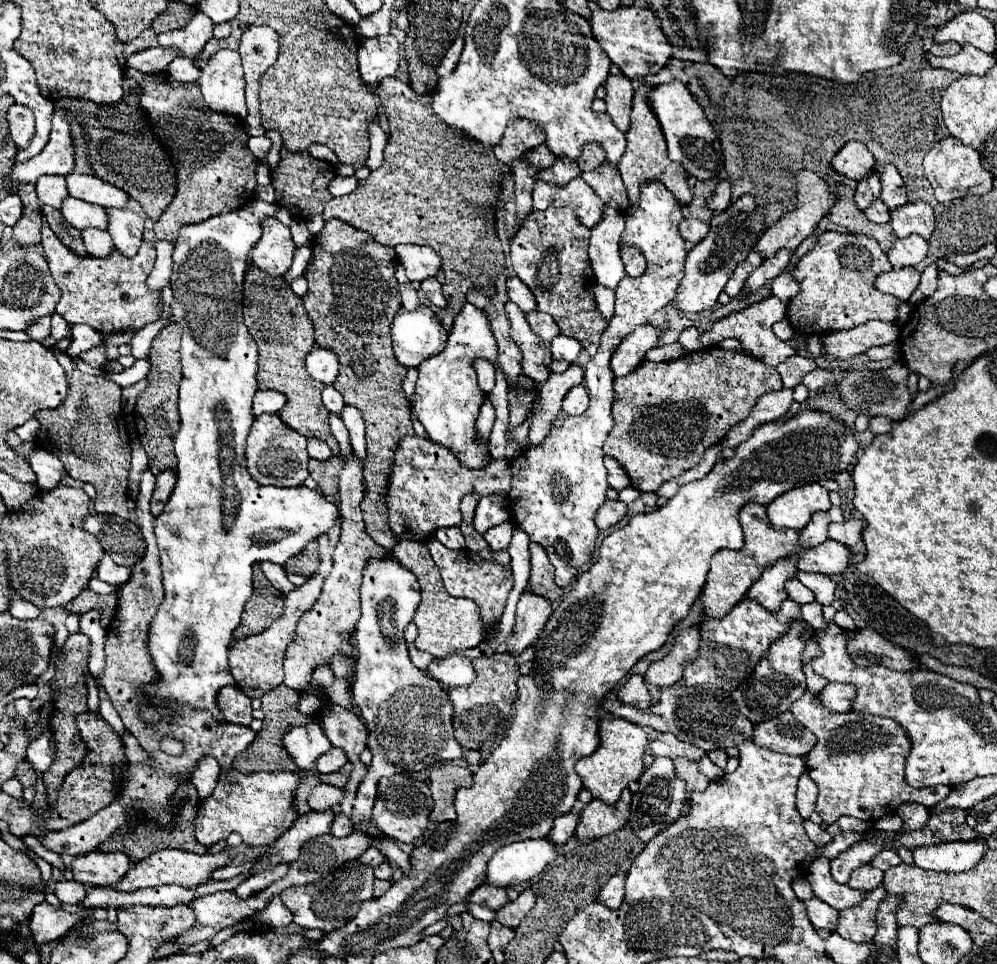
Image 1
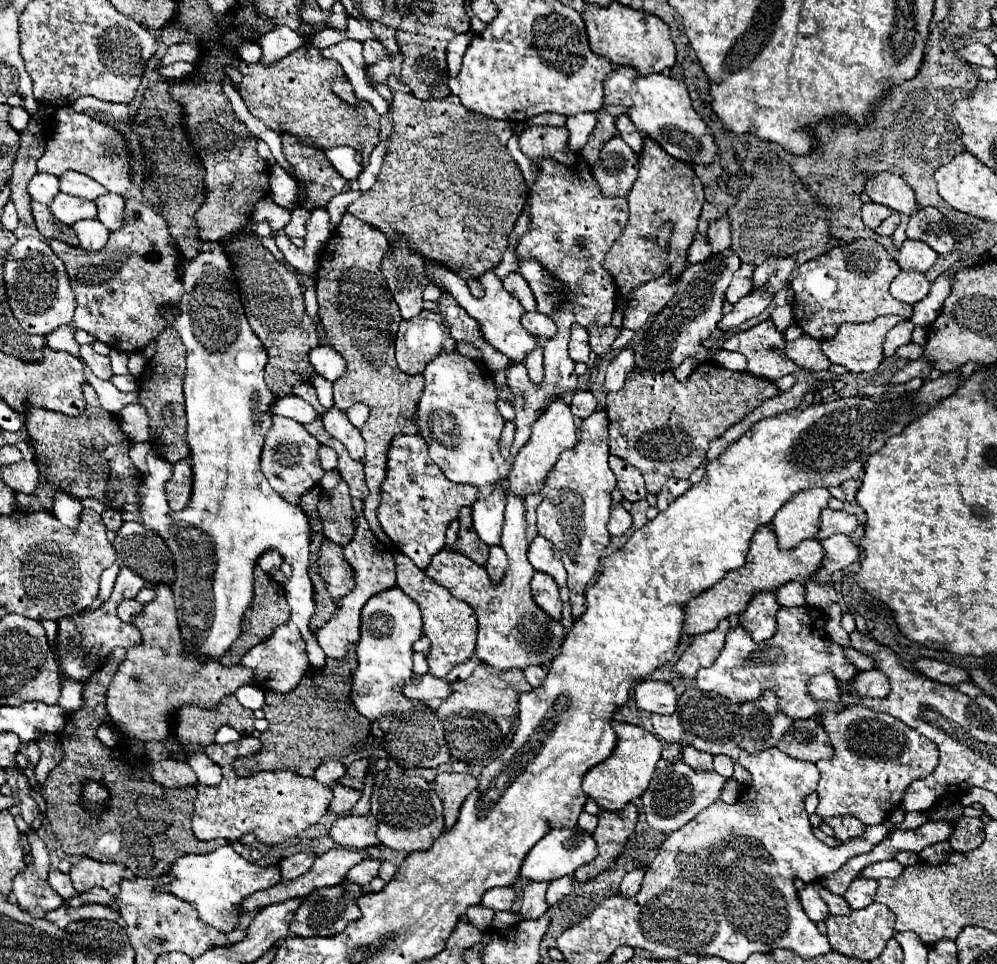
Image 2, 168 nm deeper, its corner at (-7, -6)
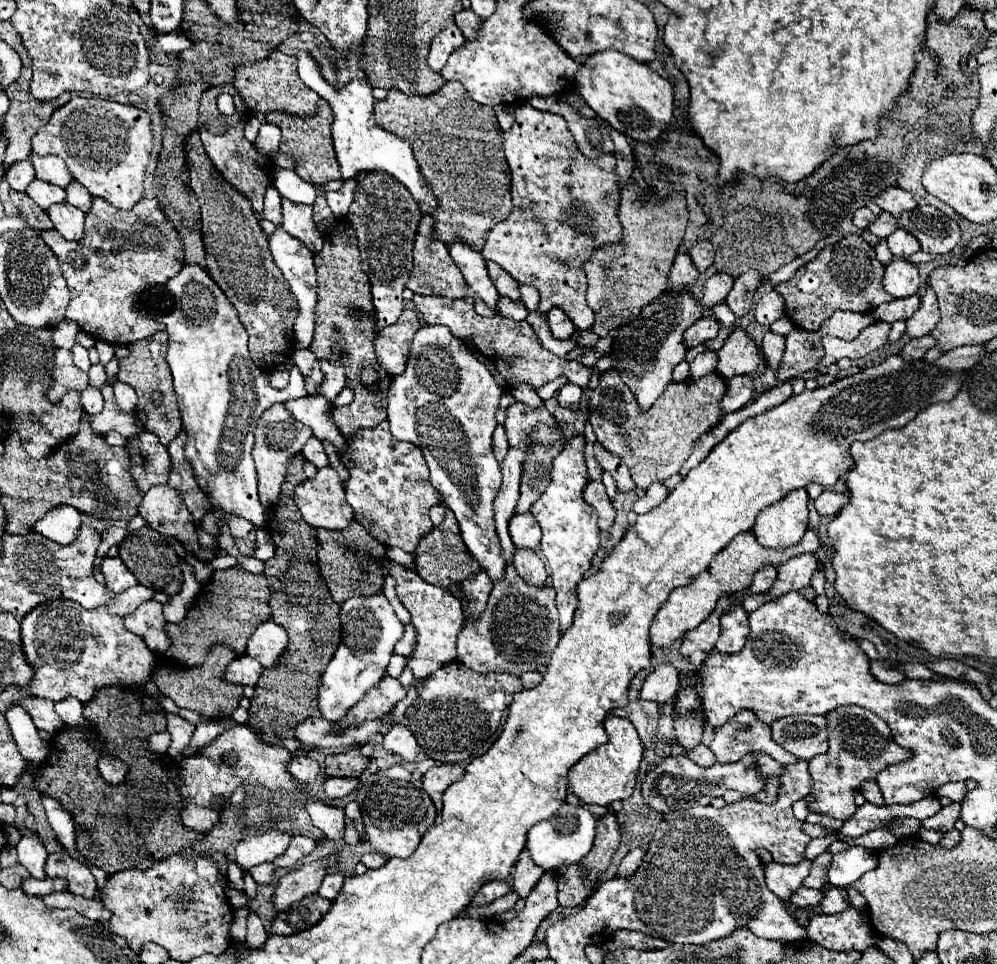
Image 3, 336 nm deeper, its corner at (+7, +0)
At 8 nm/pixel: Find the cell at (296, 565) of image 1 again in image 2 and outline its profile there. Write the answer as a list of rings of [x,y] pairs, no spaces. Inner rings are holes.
[[[330,540],[322,542],[322,554],[320,554],[318,568],[334,600],[344,598],[356,586],[352,566],[344,560],[344,548],[338,544],[332,544]]]

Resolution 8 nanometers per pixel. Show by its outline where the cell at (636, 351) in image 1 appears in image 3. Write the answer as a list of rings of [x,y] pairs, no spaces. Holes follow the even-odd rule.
[[[414,296],[412,302],[416,304],[416,312],[422,314],[426,324],[444,324],[456,338],[466,342],[474,356],[490,368],[502,388],[514,386],[518,382],[530,382],[534,388],[540,388],[558,376],[566,376],[572,384],[586,388],[592,378],[592,368],[582,366],[576,360],[558,358],[552,352],[544,350],[528,322],[514,322],[500,314],[480,316],[474,310],[472,298],[450,300],[444,296]]]

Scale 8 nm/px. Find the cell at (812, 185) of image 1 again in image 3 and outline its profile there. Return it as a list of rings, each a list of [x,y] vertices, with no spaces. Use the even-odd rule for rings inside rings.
[[[750,270],[750,272],[744,272],[744,274],[740,274],[736,278],[734,288],[726,296],[726,304],[730,306],[730,310],[736,316],[748,314],[752,298],[754,298],[754,292],[756,292],[760,282],[762,282],[762,272],[760,270]]]

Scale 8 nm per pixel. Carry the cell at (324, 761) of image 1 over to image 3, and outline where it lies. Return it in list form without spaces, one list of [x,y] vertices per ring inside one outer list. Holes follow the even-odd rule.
[[[296,756],[292,758],[288,772],[300,782],[312,782],[320,774],[320,764],[308,756]]]

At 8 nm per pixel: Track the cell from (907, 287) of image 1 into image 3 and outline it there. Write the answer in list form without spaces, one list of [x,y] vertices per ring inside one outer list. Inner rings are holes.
[[[892,260],[884,272],[884,290],[894,298],[906,298],[918,292],[918,268],[908,260]]]

